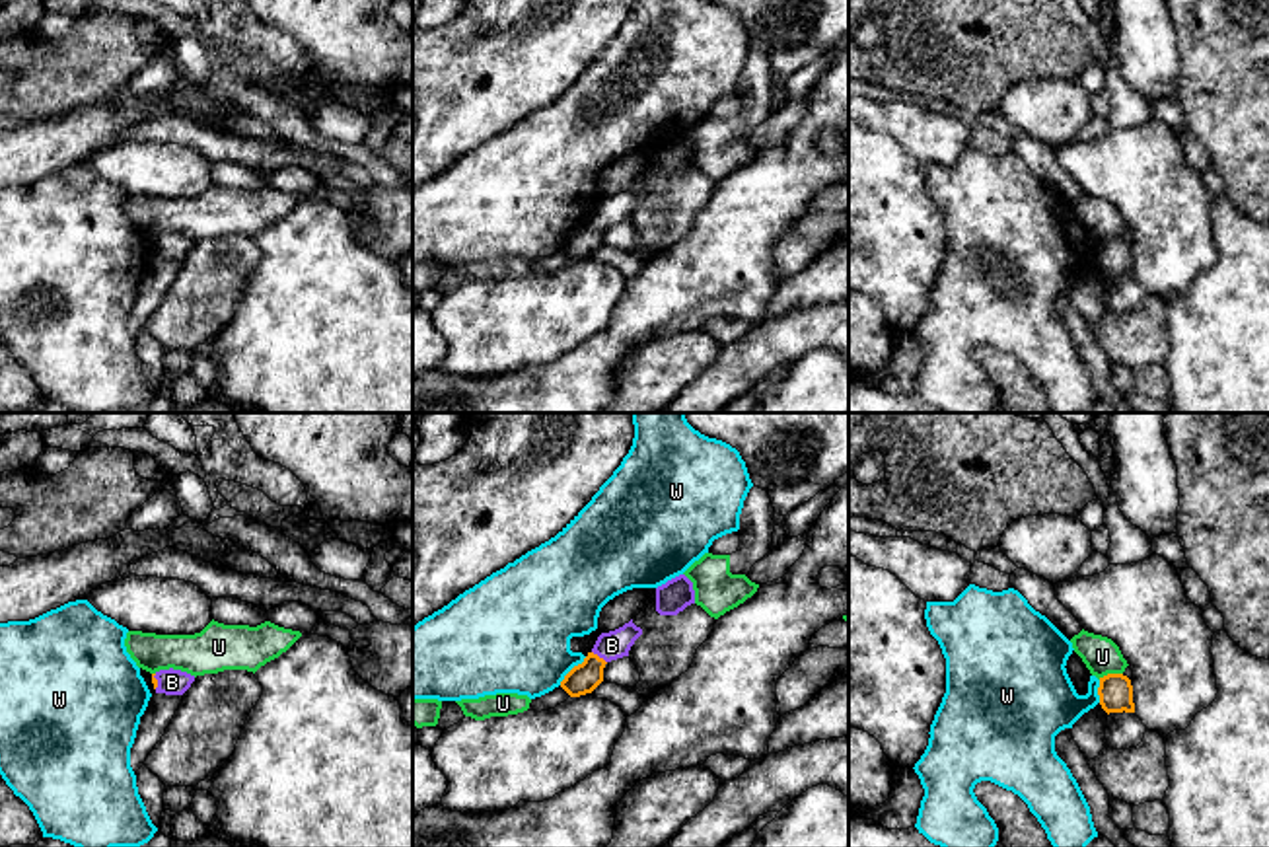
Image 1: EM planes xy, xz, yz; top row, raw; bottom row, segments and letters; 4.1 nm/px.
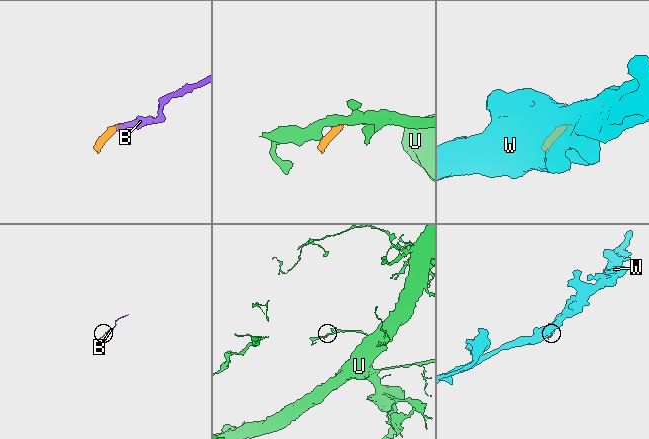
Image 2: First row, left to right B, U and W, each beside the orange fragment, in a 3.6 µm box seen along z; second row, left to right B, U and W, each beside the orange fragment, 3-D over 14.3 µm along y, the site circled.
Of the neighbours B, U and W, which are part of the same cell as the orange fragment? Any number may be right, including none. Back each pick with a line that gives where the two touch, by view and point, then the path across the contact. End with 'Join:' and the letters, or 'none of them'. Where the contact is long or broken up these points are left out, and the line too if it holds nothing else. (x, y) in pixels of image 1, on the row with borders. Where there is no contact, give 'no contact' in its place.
B: contact xz (598, 657); way xz (584, 678), (598, 657), (612, 645)
Join: B

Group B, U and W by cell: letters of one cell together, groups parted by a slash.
B / U / W

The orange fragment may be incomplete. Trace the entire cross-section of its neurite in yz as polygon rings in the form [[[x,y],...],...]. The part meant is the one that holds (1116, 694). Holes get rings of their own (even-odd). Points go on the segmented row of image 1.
[[[1107,674],[1100,678],[1100,705],[1109,713],[1135,713],[1133,703],[1133,685],[1131,680],[1123,674]]]

